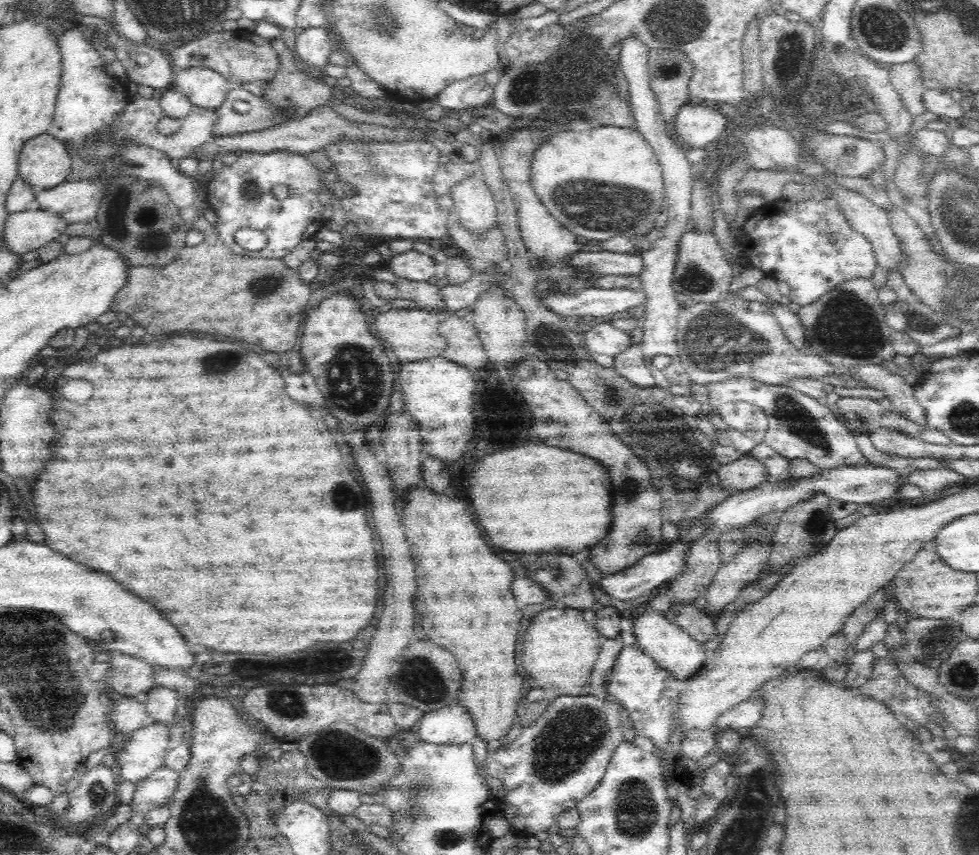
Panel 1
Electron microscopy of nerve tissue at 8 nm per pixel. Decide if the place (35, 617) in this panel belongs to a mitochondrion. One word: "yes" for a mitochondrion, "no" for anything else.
no

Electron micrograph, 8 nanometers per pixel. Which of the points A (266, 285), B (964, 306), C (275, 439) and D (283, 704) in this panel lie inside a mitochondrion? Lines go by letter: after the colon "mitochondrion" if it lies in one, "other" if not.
A: mitochondrion
B: mitochondrion
C: other
D: mitochondrion

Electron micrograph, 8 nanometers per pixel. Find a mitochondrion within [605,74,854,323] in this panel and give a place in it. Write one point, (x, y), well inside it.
(695, 280)

